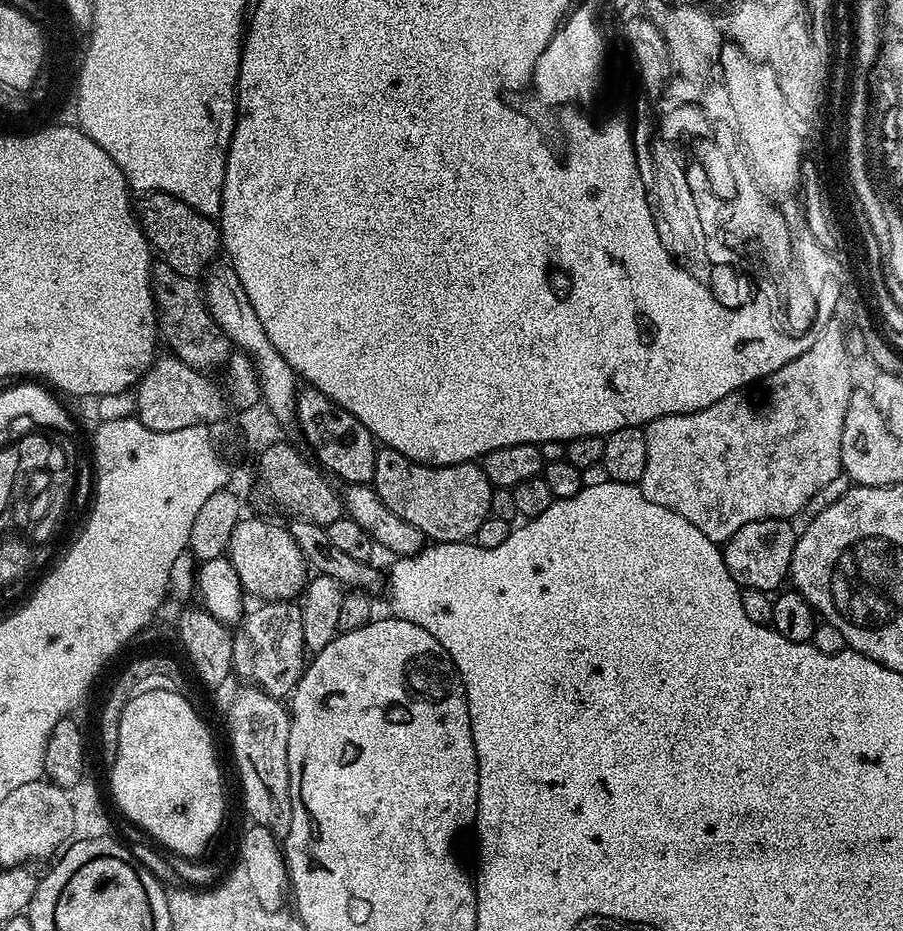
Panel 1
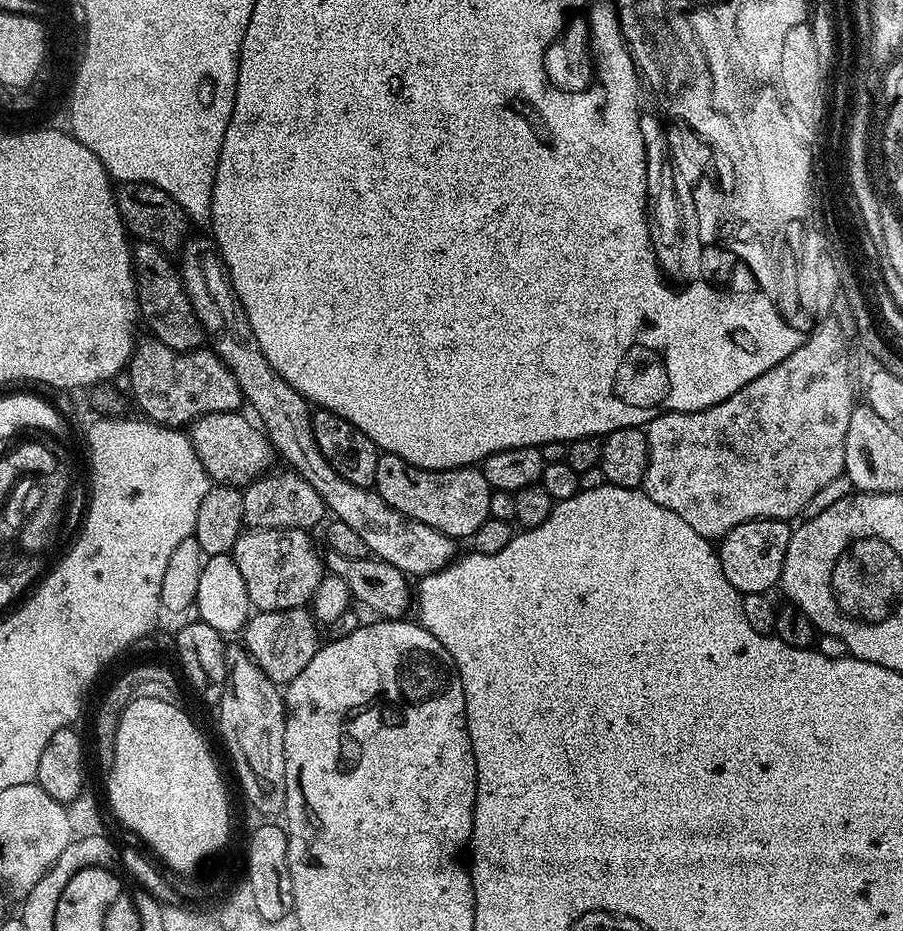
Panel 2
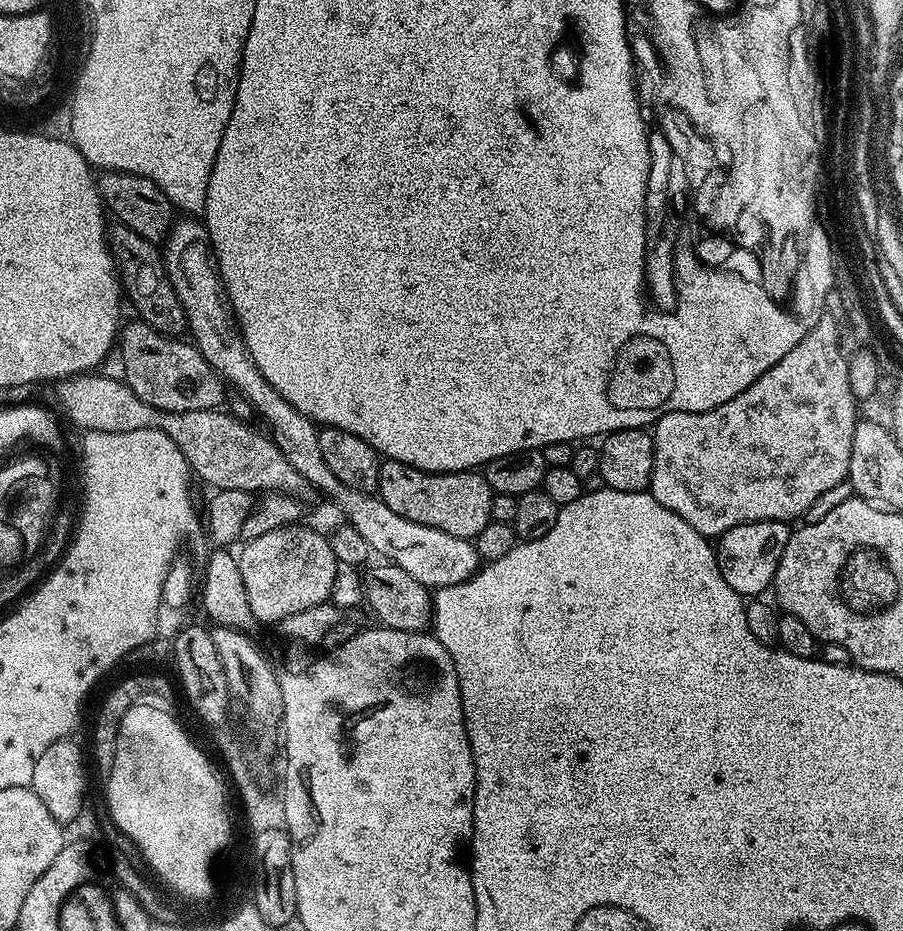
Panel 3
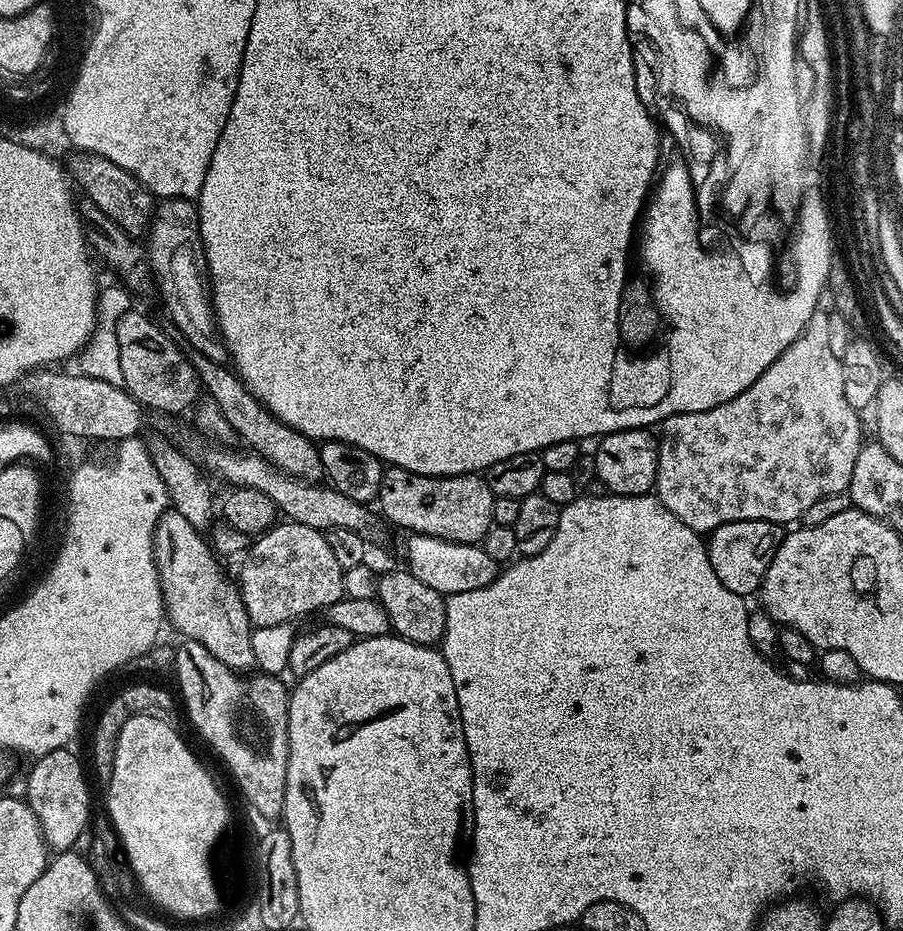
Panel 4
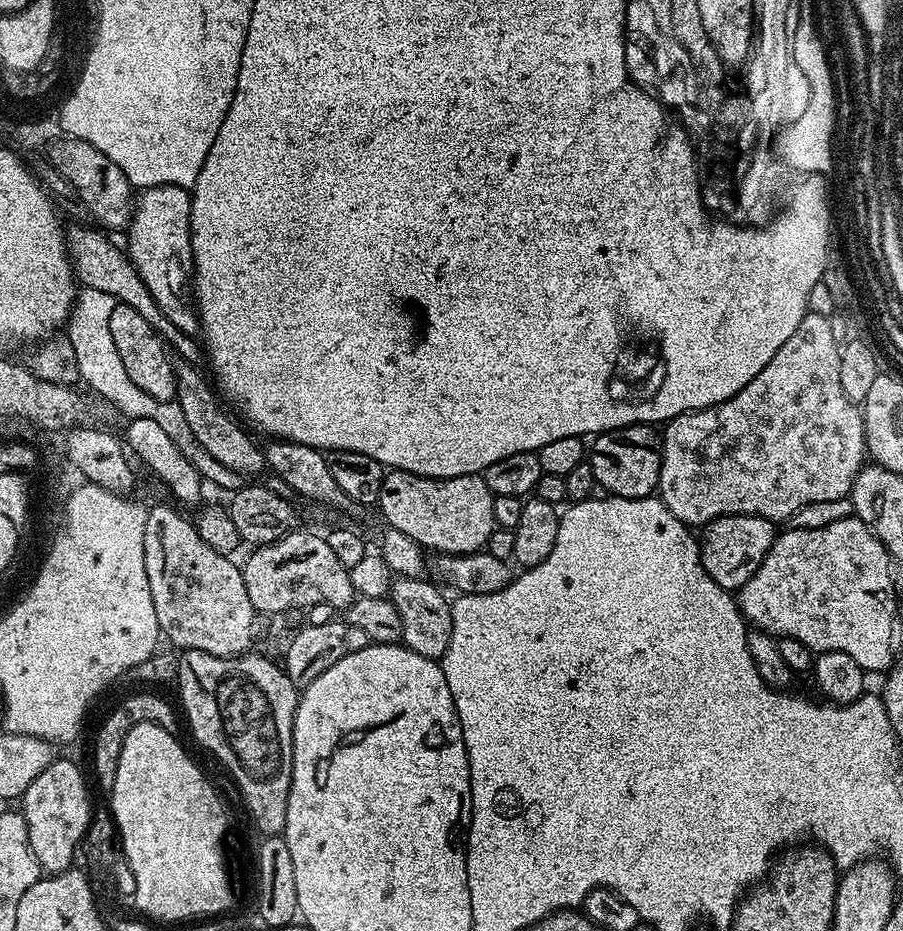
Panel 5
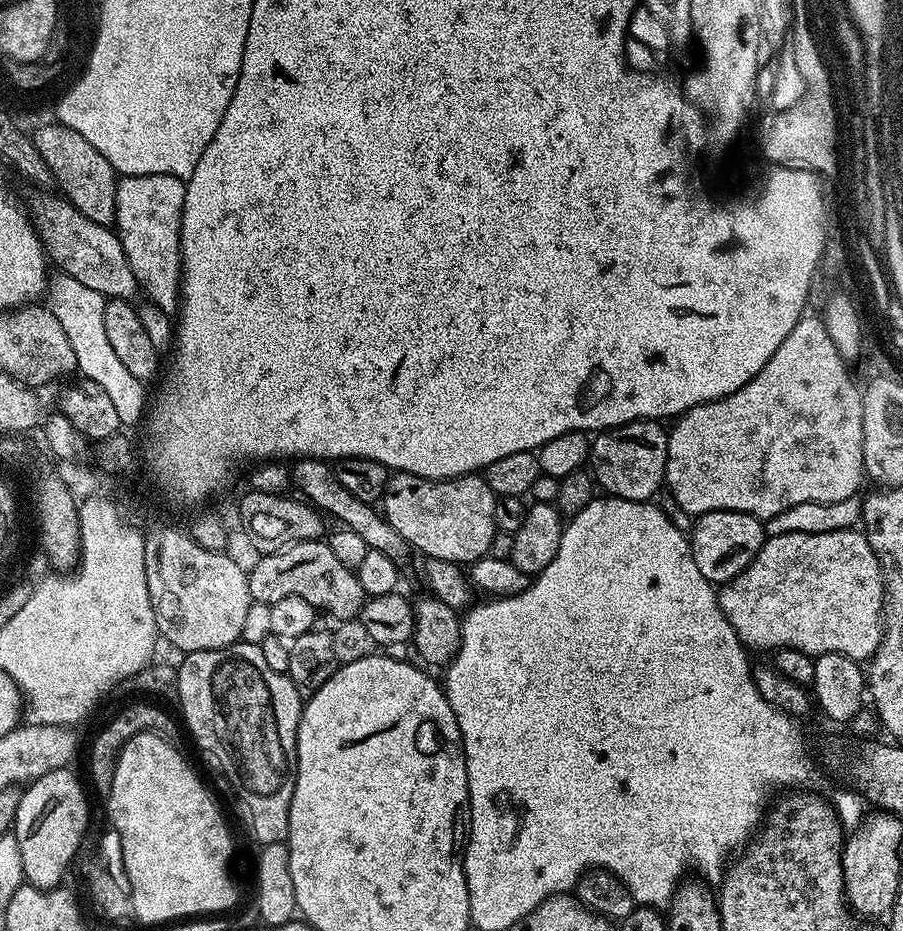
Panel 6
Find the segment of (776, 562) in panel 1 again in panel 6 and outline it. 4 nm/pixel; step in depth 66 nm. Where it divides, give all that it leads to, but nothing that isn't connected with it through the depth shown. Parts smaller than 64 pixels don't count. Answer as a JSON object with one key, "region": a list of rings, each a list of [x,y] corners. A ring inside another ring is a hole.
{"region":[[[705,512],[695,517],[696,524],[690,528],[690,543],[694,562],[698,562],[698,570],[713,586],[723,586],[732,580],[746,566],[750,566],[753,558],[760,553],[766,539],[765,525],[757,516],[745,512]]]}

